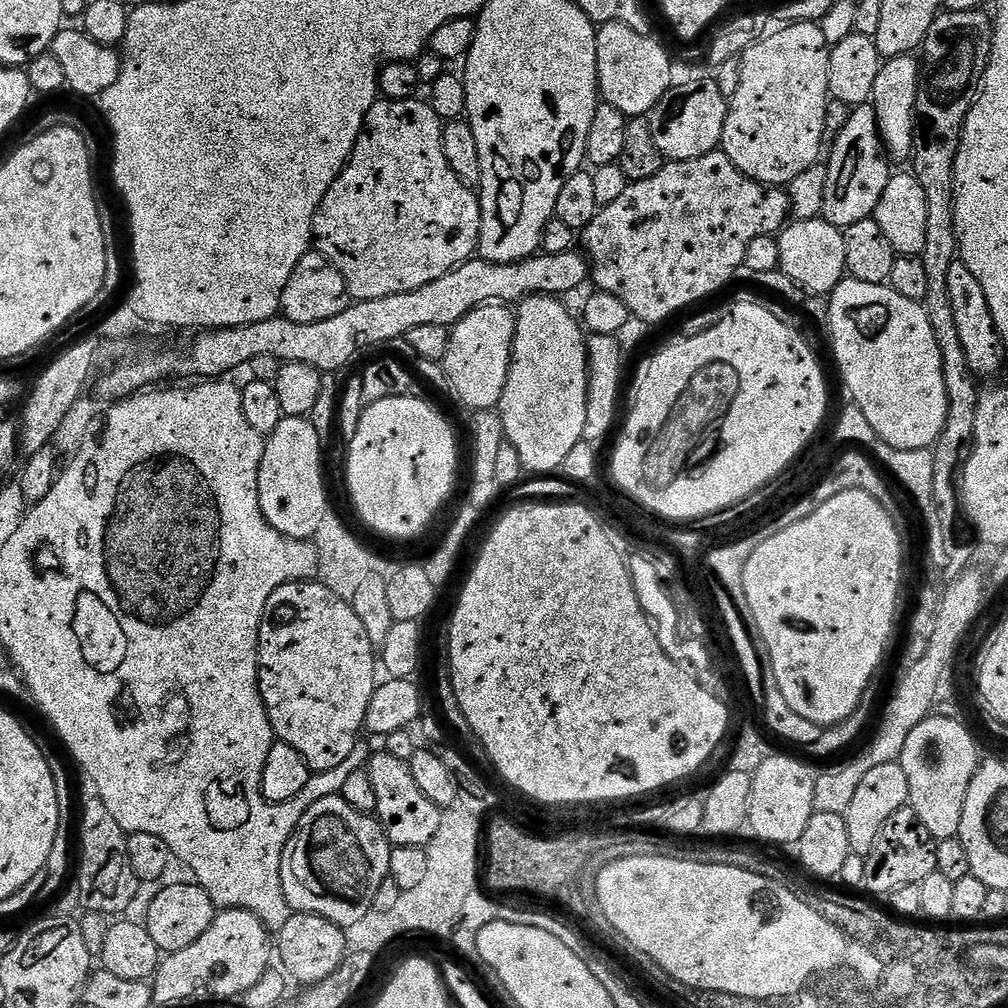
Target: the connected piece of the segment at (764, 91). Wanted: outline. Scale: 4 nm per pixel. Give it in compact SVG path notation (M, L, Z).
M792 23L769 31L749 45L739 57L738 90L730 97L726 126L720 139L722 151L746 174L759 184L786 186L802 170L810 170L821 159L822 126L826 122L828 95L828 54L830 46L822 38L819 23Z

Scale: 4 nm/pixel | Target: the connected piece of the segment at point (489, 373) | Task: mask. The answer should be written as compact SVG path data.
M483 304L475 308L466 318L453 324L450 329L450 350L446 350L446 358L442 371L448 375L448 384L452 392L472 412L487 412L495 409L502 398L502 390L506 390L506 378L512 361L512 343L516 333L516 313L511 307L503 304Z

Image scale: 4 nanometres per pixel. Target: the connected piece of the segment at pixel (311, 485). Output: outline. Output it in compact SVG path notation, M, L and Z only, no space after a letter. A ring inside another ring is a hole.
M285 416L266 437L264 453L258 470L260 509L274 530L295 540L311 541L323 516L330 510L328 492L324 489L324 468L320 465L318 429L311 419Z

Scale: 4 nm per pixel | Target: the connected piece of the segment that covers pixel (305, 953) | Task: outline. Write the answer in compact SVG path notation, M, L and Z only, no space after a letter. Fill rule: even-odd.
M297 912L293 914L278 930L274 940L274 948L278 953L278 964L293 981L313 986L334 975L350 952L348 946L349 933L339 924L330 922L313 912Z

